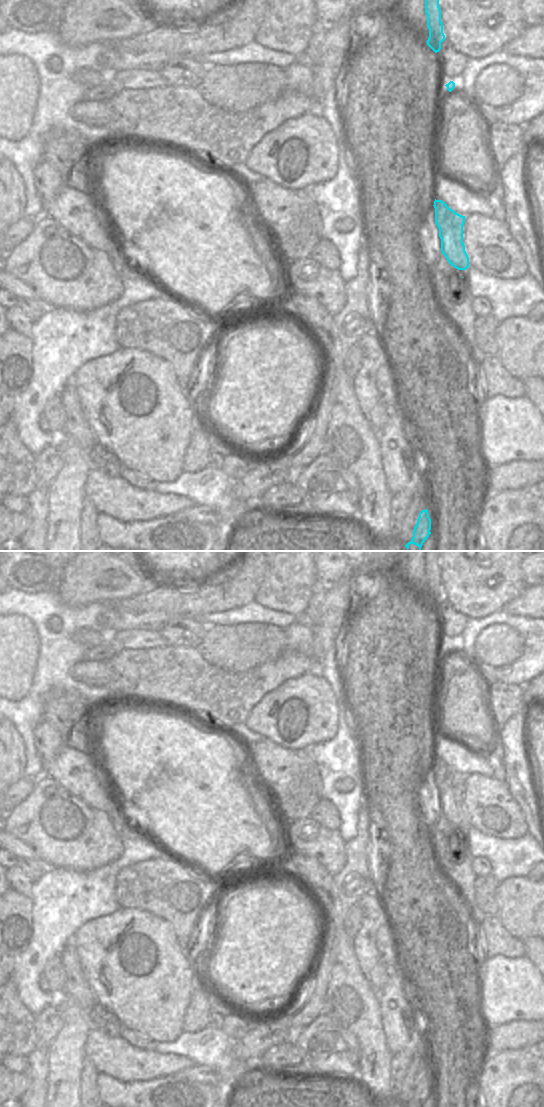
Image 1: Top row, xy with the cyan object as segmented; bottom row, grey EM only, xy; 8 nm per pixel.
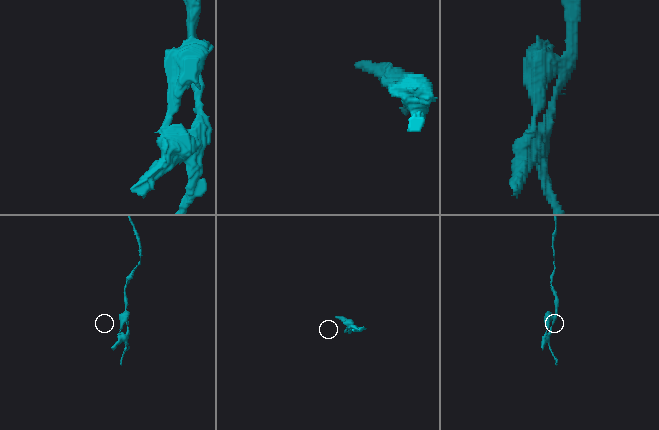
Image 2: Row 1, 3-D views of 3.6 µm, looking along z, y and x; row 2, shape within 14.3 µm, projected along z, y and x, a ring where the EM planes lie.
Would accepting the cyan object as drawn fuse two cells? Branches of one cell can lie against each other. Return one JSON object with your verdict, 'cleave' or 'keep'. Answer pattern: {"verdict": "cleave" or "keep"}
{"verdict": "cleave"}

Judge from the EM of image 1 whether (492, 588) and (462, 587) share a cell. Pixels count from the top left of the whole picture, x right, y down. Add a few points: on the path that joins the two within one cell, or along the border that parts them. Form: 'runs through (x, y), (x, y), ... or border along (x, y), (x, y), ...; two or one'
runs through (485, 587), (469, 587); one

